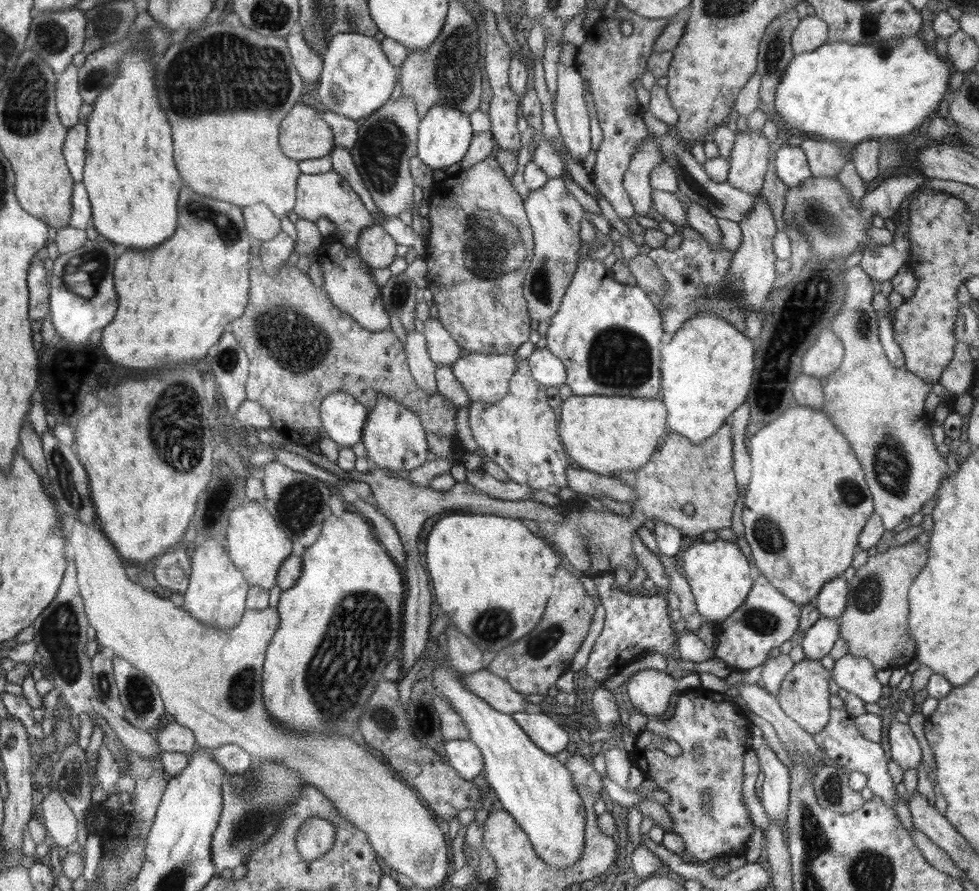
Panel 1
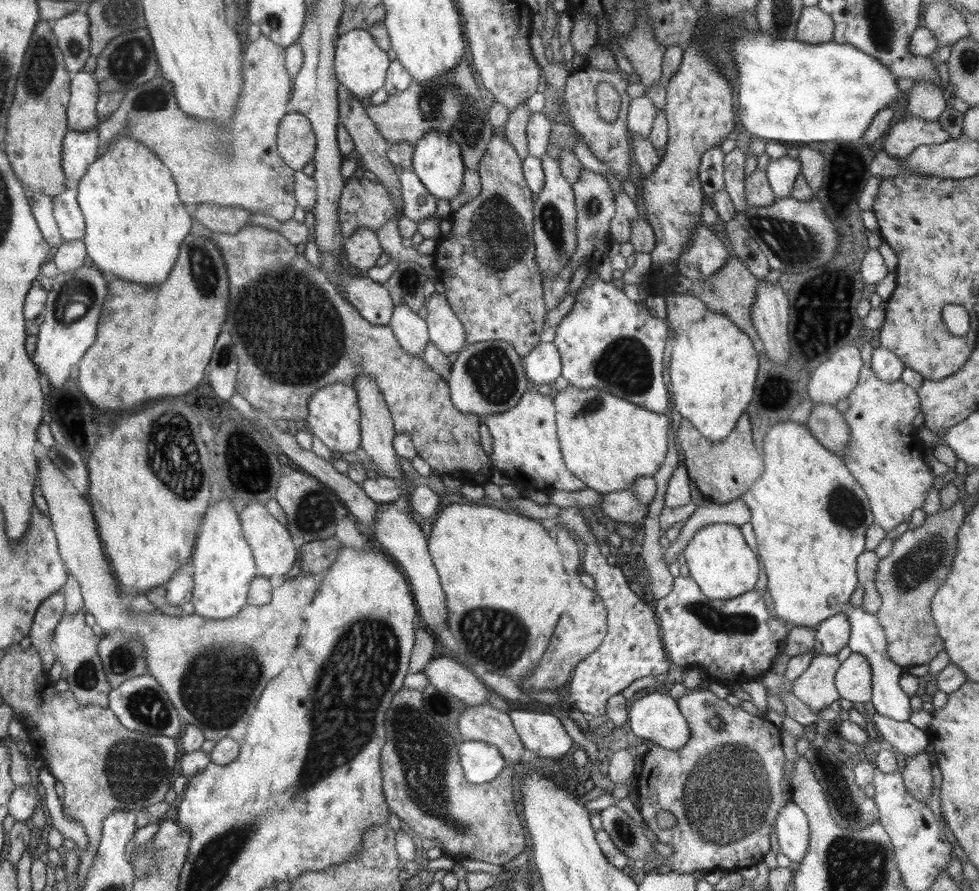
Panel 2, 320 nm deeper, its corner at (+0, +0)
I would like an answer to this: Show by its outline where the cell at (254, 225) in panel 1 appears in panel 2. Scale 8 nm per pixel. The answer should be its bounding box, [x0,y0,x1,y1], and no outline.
[194,202,250,233]

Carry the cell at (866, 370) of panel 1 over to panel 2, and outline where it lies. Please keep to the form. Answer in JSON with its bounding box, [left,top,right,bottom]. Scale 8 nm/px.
[842,365,934,533]

